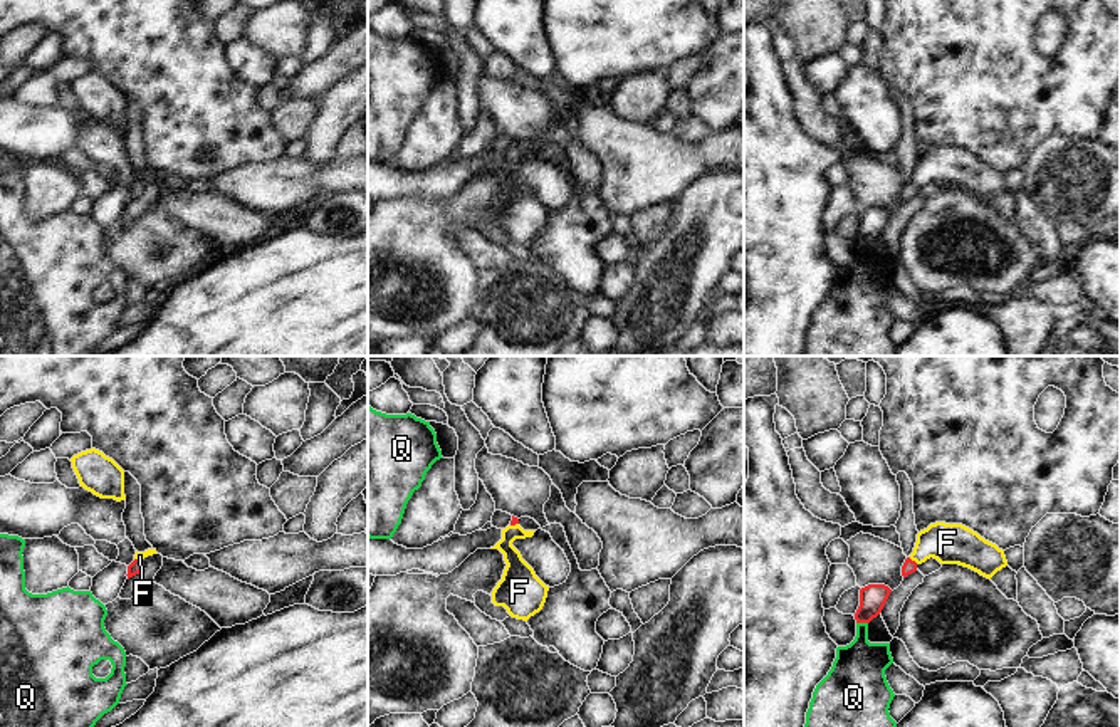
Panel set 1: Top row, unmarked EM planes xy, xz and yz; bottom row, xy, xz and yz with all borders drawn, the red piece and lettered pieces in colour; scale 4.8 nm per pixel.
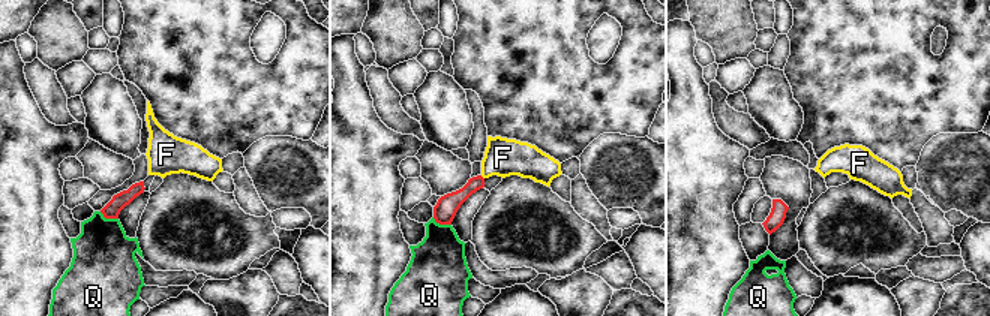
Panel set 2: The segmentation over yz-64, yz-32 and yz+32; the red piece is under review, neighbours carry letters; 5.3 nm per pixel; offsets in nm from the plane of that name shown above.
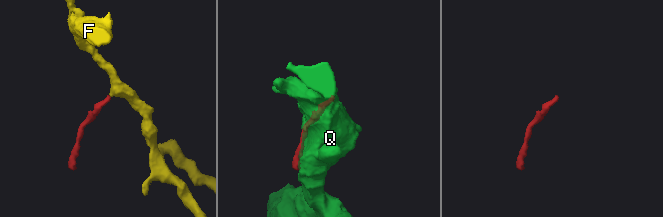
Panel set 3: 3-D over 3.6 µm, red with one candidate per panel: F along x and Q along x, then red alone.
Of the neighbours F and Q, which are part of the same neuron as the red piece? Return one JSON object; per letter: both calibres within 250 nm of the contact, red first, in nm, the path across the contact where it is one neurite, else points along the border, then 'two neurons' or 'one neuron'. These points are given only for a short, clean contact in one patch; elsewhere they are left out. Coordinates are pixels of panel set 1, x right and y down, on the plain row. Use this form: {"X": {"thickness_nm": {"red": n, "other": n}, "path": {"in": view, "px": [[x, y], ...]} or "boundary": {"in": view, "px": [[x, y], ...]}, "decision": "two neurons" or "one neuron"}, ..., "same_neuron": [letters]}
{"F": {"thickness_nm": {"red": 70, "other": 190}, "path": {"in": "yz", "px": [[909, 190], [914, 185], [932, 167], [947, 167]]}, "decision": "one neuron"}, "Q": {"thickness_nm": {"red": 130, "other": 260}, "boundary": {"in": "yz", "px": [[857, 245], [867, 247]]}, "decision": "two neurons"}, "same_neuron": ["F"]}

